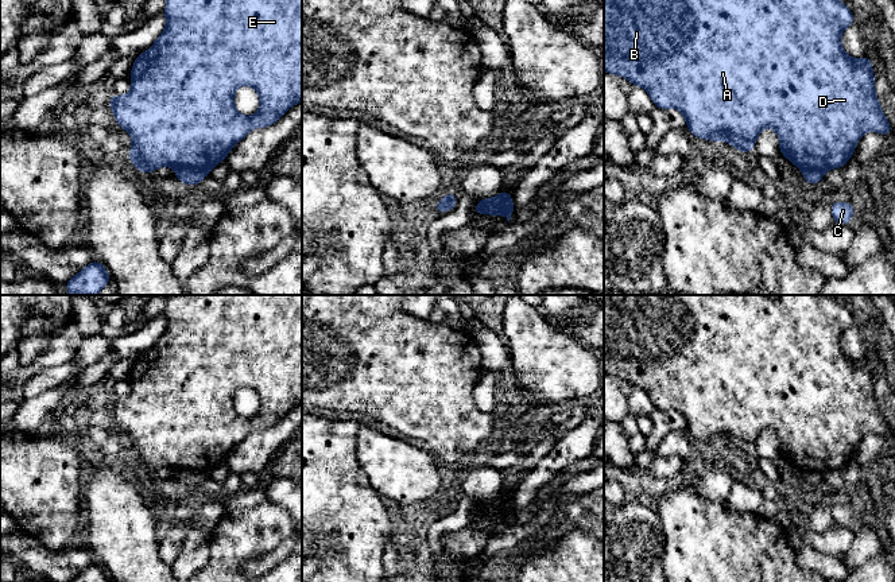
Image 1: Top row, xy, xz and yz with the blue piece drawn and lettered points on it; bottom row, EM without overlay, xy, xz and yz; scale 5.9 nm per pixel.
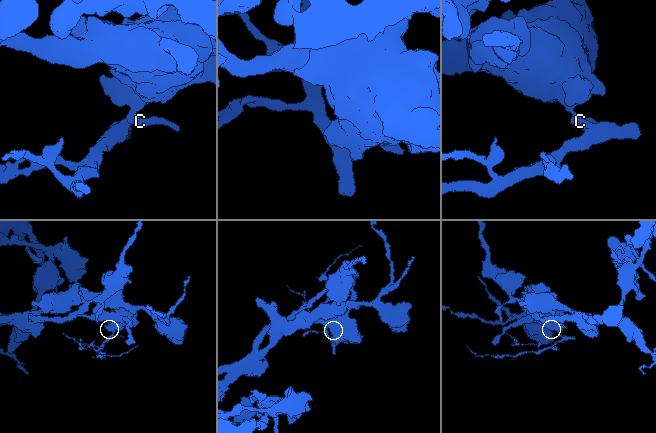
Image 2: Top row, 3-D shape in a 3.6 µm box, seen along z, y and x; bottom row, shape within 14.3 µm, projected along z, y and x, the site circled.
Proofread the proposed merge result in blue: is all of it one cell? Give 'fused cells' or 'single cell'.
fused cells

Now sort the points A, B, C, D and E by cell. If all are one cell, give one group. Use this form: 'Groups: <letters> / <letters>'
Groups: A B D E / C

